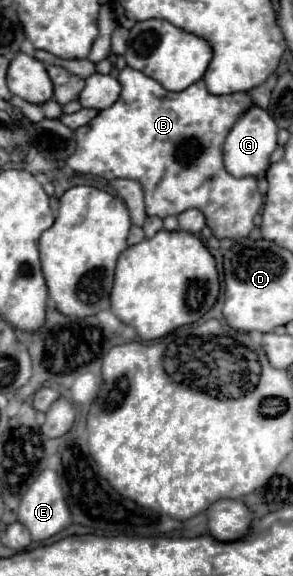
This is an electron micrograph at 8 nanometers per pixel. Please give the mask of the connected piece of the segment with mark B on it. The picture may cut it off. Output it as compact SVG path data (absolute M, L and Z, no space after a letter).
M123 68L121 74L119 74L119 82L121 82L121 86L123 86L119 100L117 100L109 110L101 110L89 124L77 128L77 150L75 150L73 156L67 158L67 166L69 166L71 170L75 170L75 172L95 174L95 176L101 176L101 178L107 178L107 180L111 180L111 178L131 178L131 180L141 182L143 192L145 192L145 206L147 206L147 214L149 214L149 216L165 218L165 216L177 216L177 214L181 214L181 212L185 212L185 210L189 210L189 208L199 208L199 210L205 212L207 224L209 224L209 228L213 230L213 234L215 234L217 238L235 238L235 240L241 240L241 238L249 236L249 232L253 230L253 218L257 216L257 212L259 212L259 208L261 208L261 204L263 204L263 196L261 196L259 190L257 190L257 180L255 180L253 176L235 178L235 176L227 174L227 170L225 170L225 166L223 166L223 158L221 158L223 140L225 140L229 128L231 128L233 122L253 104L251 98L249 98L249 94L215 96L215 94L209 94L209 92L207 92L207 86L205 86L203 80L191 84L191 86L189 86L187 90L183 90L183 92L169 92L169 90L165 90L157 80L153 80L153 78L149 78L149 76L145 76L143 72L133 70L133 68Z

